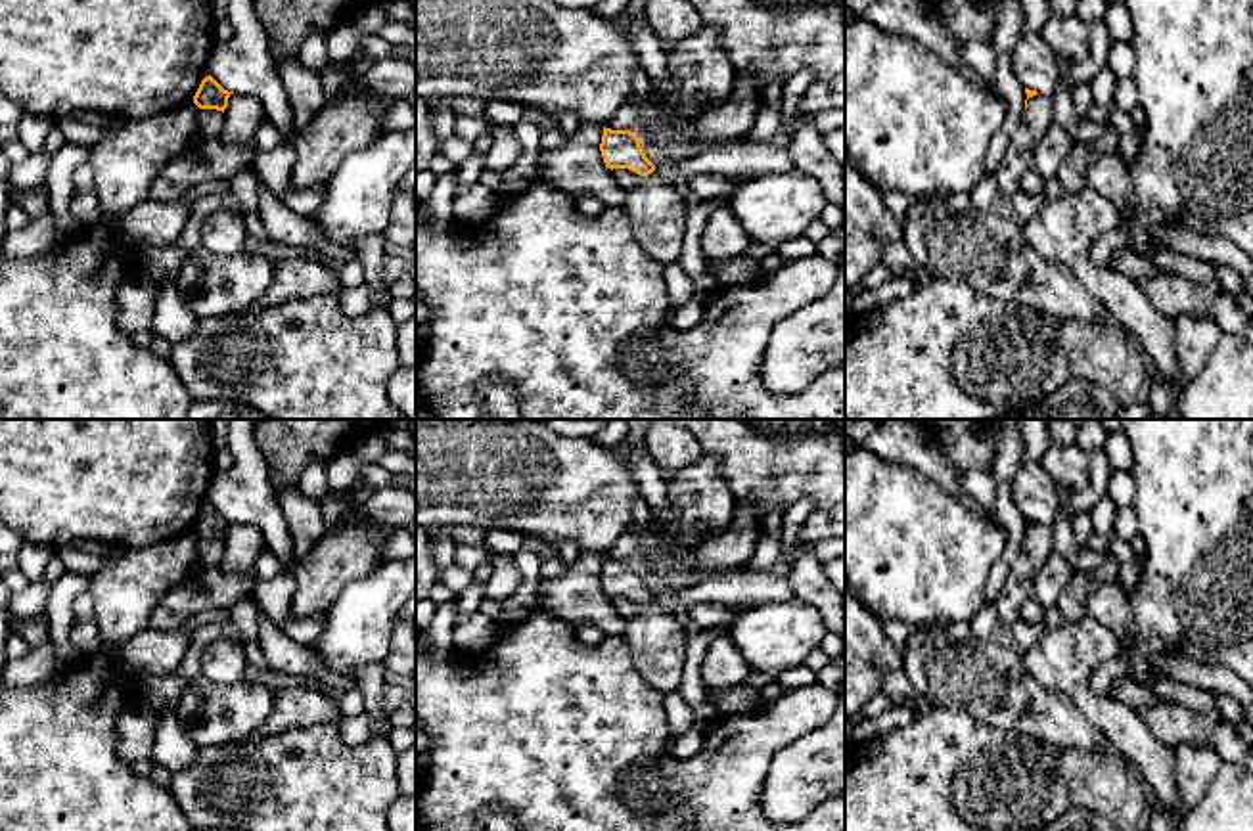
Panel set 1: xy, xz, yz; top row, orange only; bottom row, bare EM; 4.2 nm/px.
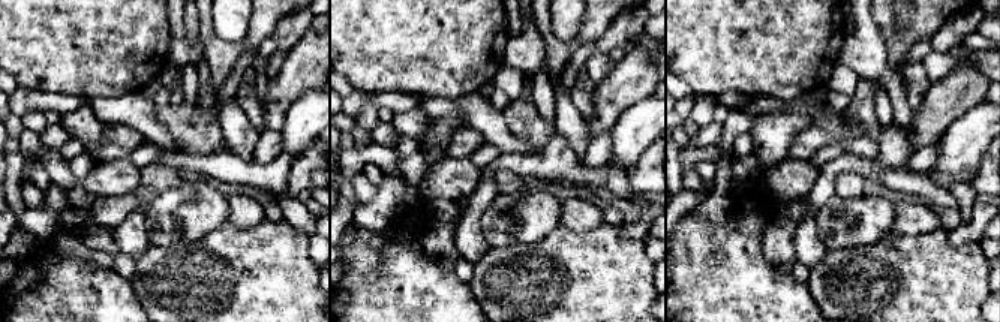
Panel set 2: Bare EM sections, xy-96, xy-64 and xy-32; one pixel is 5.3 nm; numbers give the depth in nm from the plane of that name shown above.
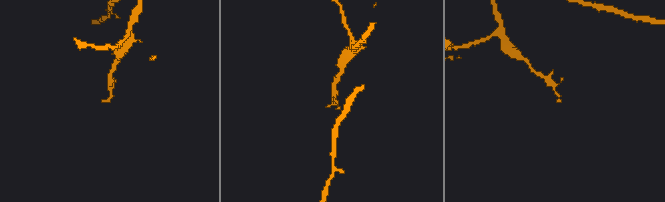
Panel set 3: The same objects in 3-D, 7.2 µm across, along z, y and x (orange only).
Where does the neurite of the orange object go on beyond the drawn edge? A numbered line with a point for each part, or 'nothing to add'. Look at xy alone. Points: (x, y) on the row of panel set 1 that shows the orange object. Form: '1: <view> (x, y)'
nothing to add

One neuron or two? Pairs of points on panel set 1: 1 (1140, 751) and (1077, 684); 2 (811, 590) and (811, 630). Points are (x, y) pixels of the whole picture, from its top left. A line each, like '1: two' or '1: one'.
1: one
2: two

